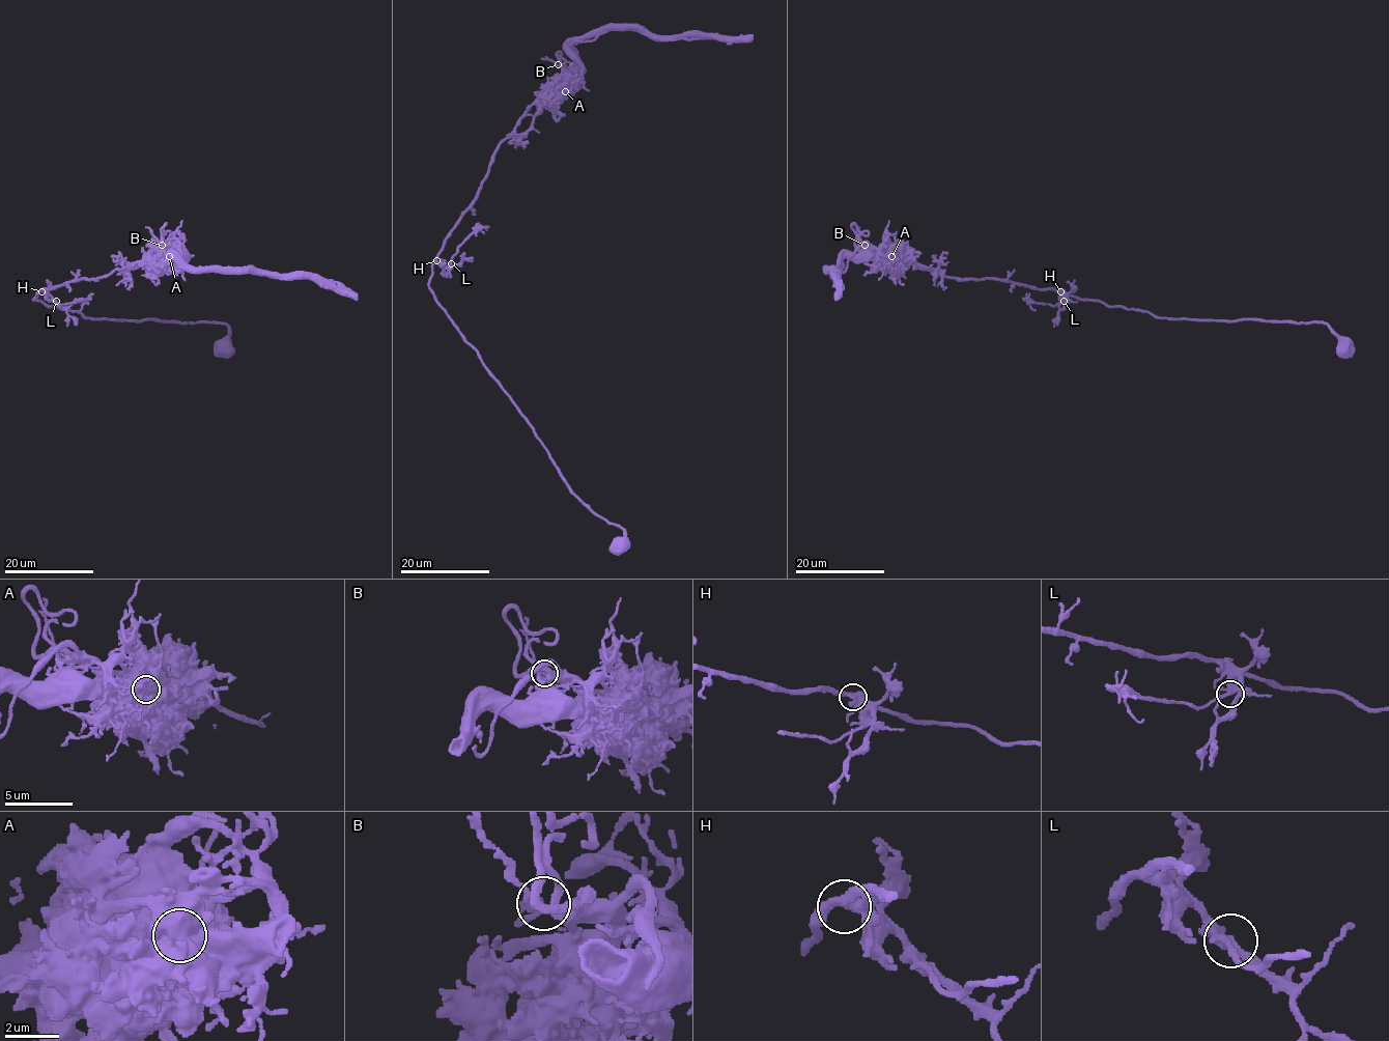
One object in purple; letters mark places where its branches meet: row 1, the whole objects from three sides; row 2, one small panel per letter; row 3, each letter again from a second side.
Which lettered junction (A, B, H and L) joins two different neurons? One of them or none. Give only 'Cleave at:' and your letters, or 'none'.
Cleave at: A

